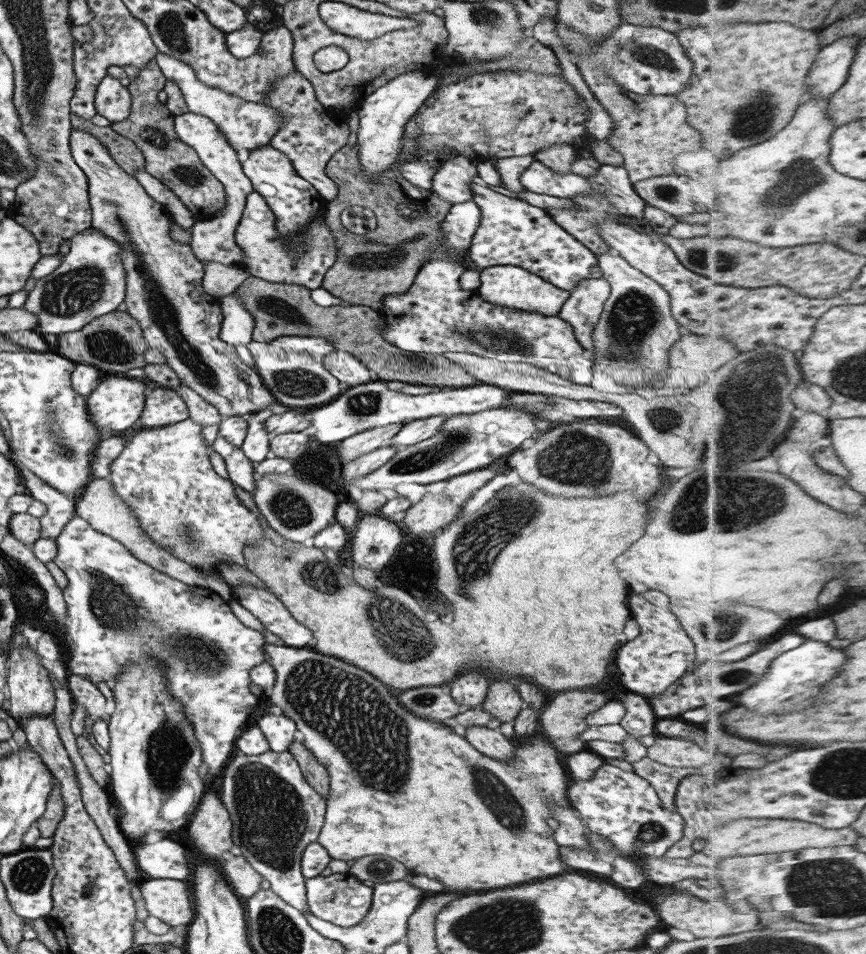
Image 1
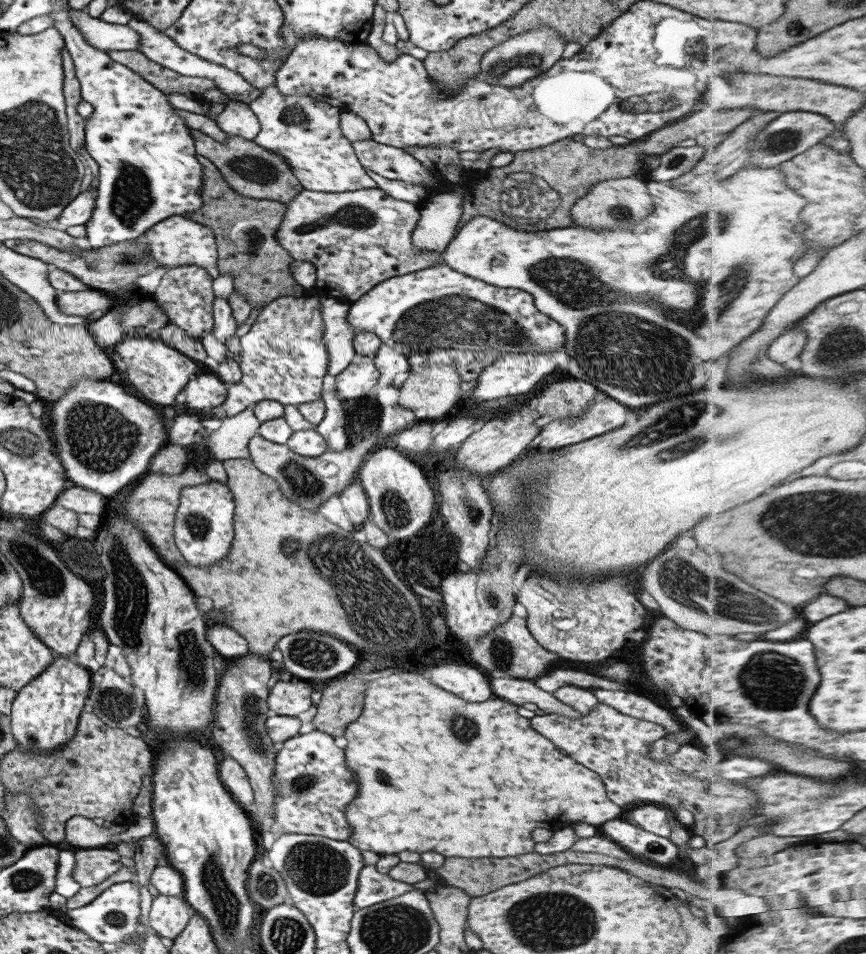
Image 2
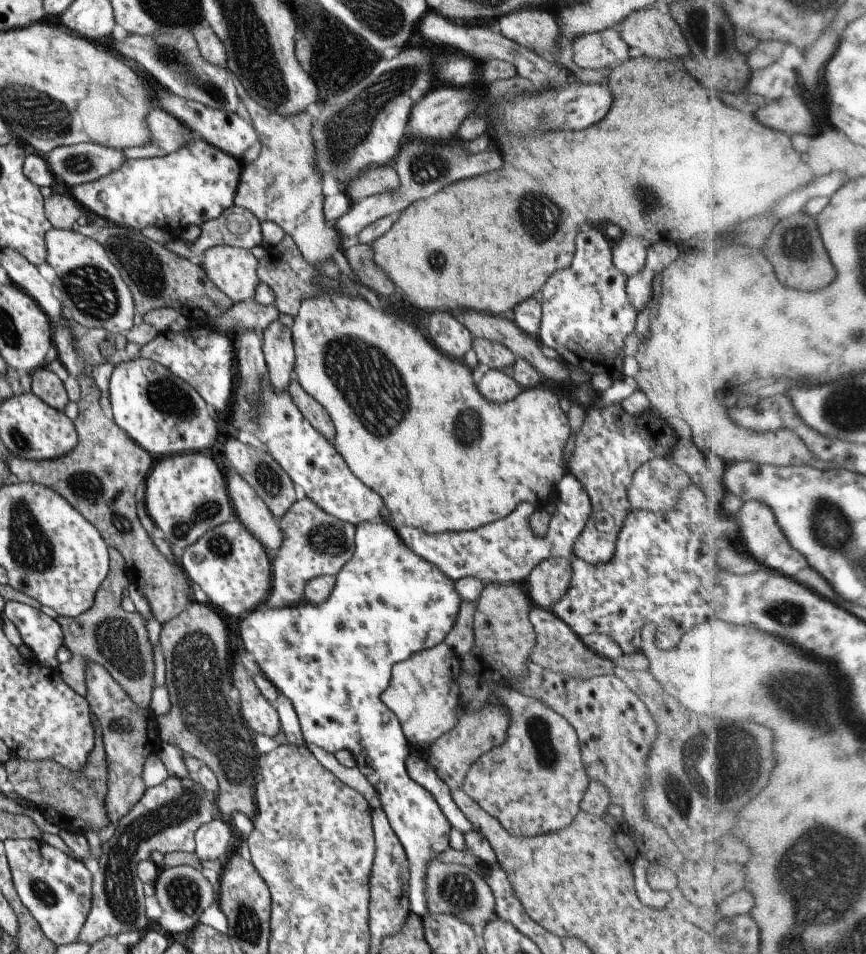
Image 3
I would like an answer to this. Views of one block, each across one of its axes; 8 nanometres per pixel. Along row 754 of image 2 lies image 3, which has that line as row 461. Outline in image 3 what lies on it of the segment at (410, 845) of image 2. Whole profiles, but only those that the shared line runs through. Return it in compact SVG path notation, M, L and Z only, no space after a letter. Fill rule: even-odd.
M332 285L331 291L320 291L301 302L291 331L295 348L293 369L296 371L296 378L310 396L326 407L335 426L334 448L346 461L350 470L384 499L387 520L394 526L412 524L414 528L421 528L429 533L476 530L478 526L506 518L516 506L523 503L530 503L535 510L543 508L549 499L553 499L556 486L563 480L565 474L568 474L566 460L570 450L572 428L567 414L560 409L558 397L550 388L542 384L528 387L515 396L514 400L508 400L504 404L494 404L486 400L472 379L472 369L462 362L463 359L452 360L438 348L432 348L428 338L410 320L404 318L404 312L398 316L396 311L388 308L388 303L386 307L374 306L367 298L361 297L360 293L349 295L337 289L336 285ZM390 422L398 422L396 428L390 430Z

